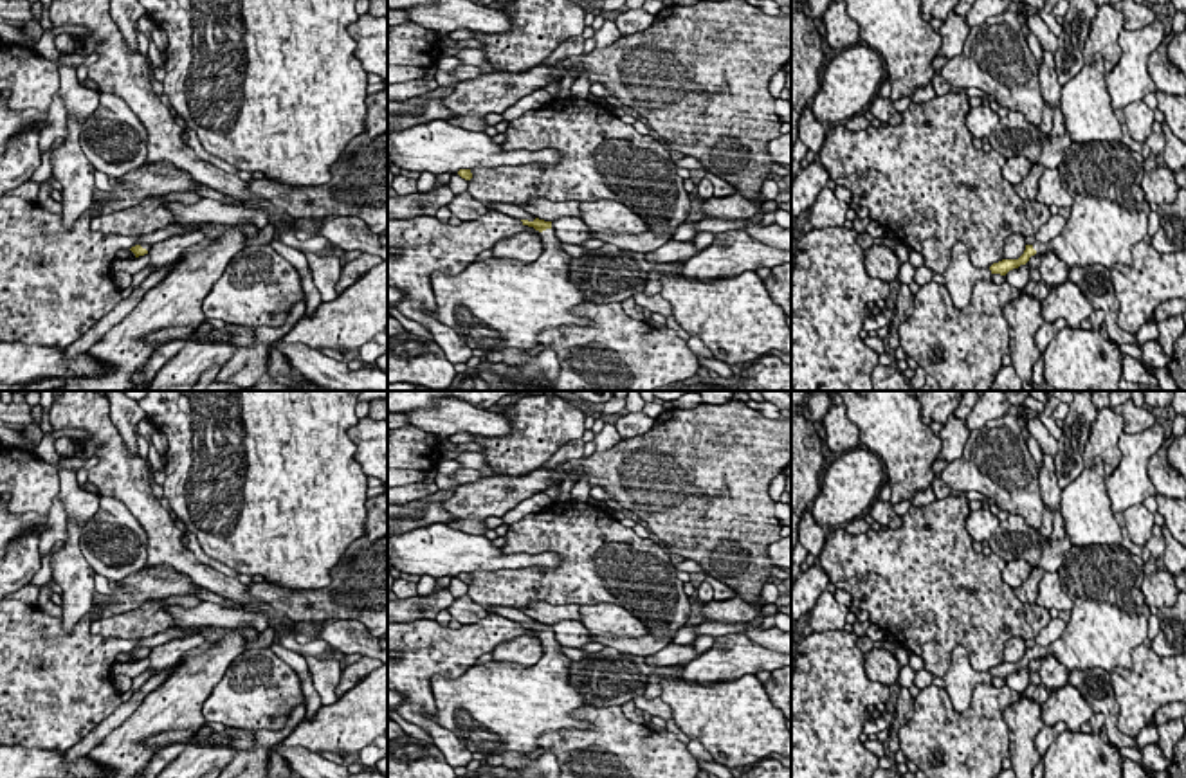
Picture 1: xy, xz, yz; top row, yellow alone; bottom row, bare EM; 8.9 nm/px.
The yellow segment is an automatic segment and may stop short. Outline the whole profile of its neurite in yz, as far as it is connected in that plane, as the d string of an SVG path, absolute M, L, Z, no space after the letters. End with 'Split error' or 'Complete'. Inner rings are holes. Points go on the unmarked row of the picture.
M1072 546L1056 571L1074 603L1063 634L1049 647L1026 648L1018 663L993 666L991 677L1006 679L1044 656L1054 656L1069 672L1132 668L1132 650L1148 638L1143 565L1123 546Z. Split error

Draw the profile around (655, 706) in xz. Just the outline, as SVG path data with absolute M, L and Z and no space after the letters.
M638 693L633 701L642 711L649 711L654 717L663 720L672 720L672 710L661 701L661 697L645 699L643 693Z

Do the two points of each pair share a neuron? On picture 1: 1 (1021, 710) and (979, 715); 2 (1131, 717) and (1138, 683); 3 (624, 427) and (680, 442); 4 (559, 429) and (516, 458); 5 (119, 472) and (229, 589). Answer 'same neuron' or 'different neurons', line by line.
1: different neurons
2: same neuron
3: different neurons
4: same neuron
5: same neuron

